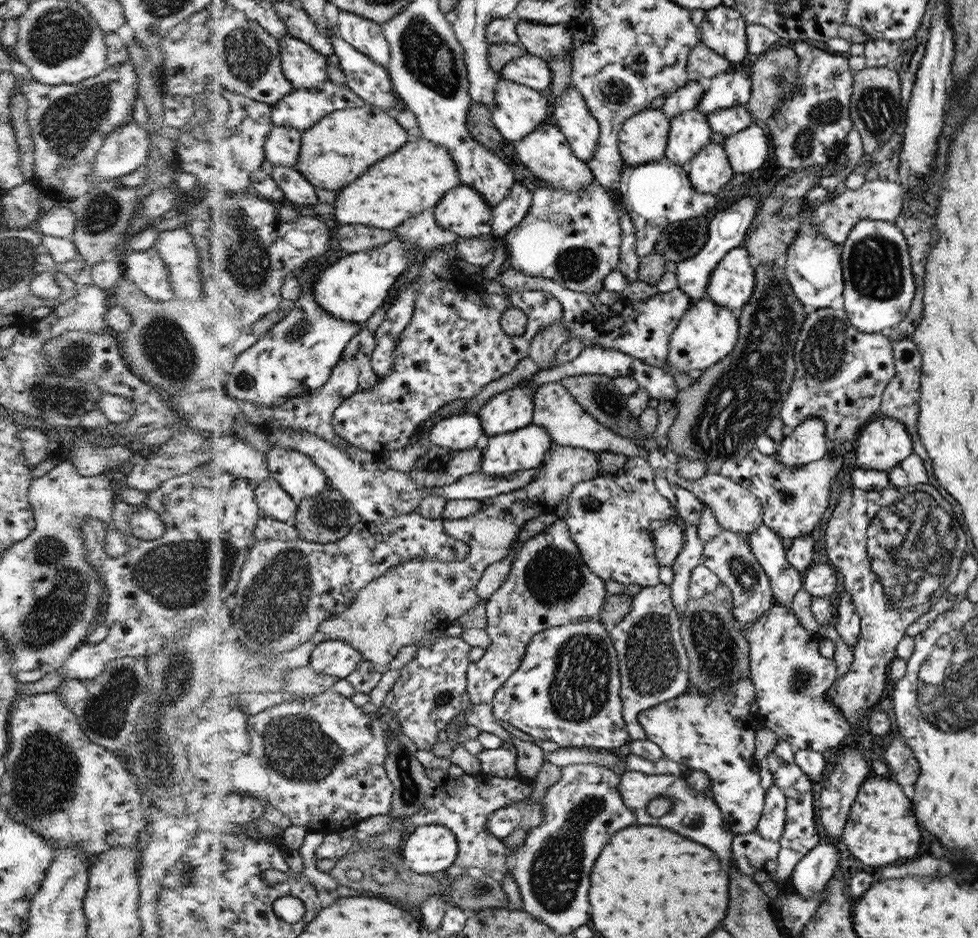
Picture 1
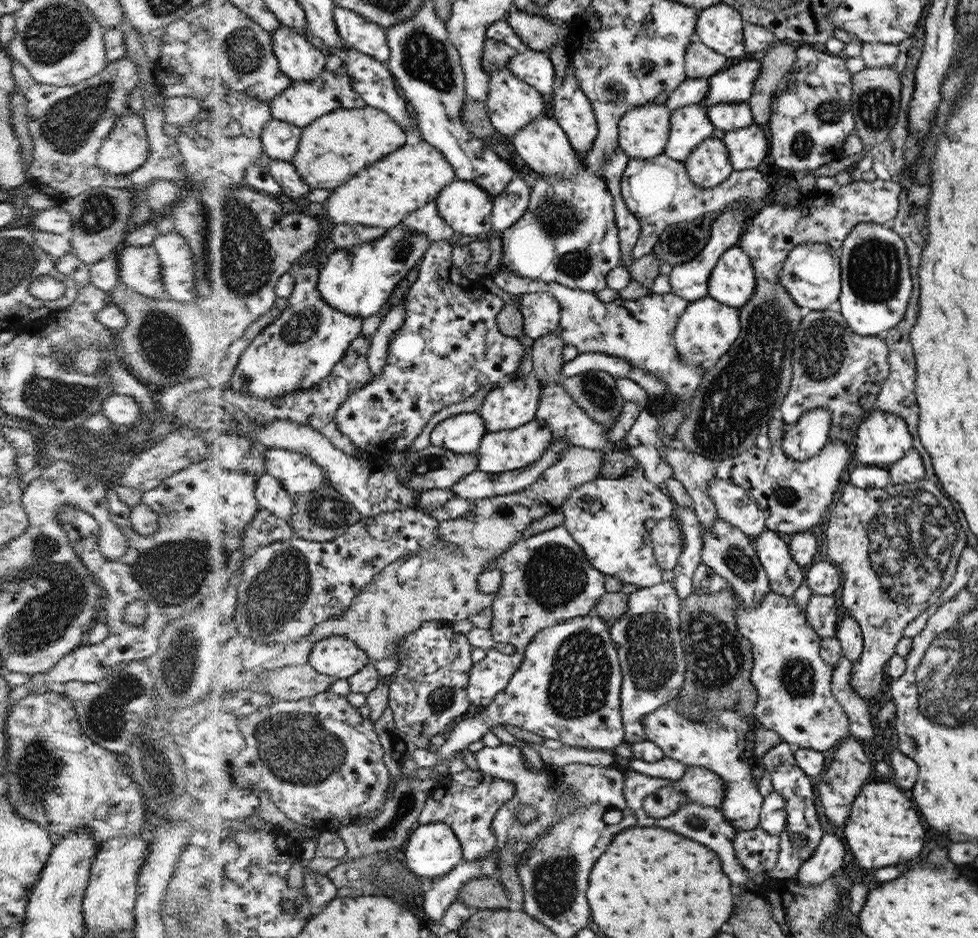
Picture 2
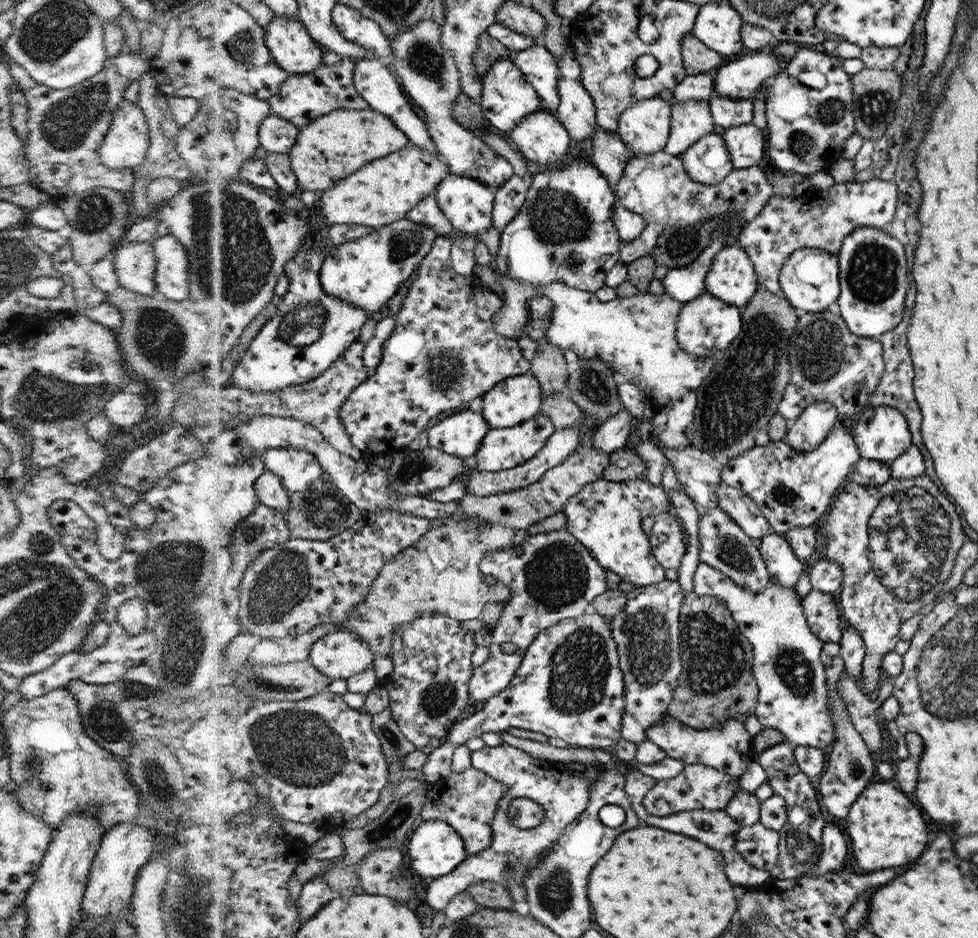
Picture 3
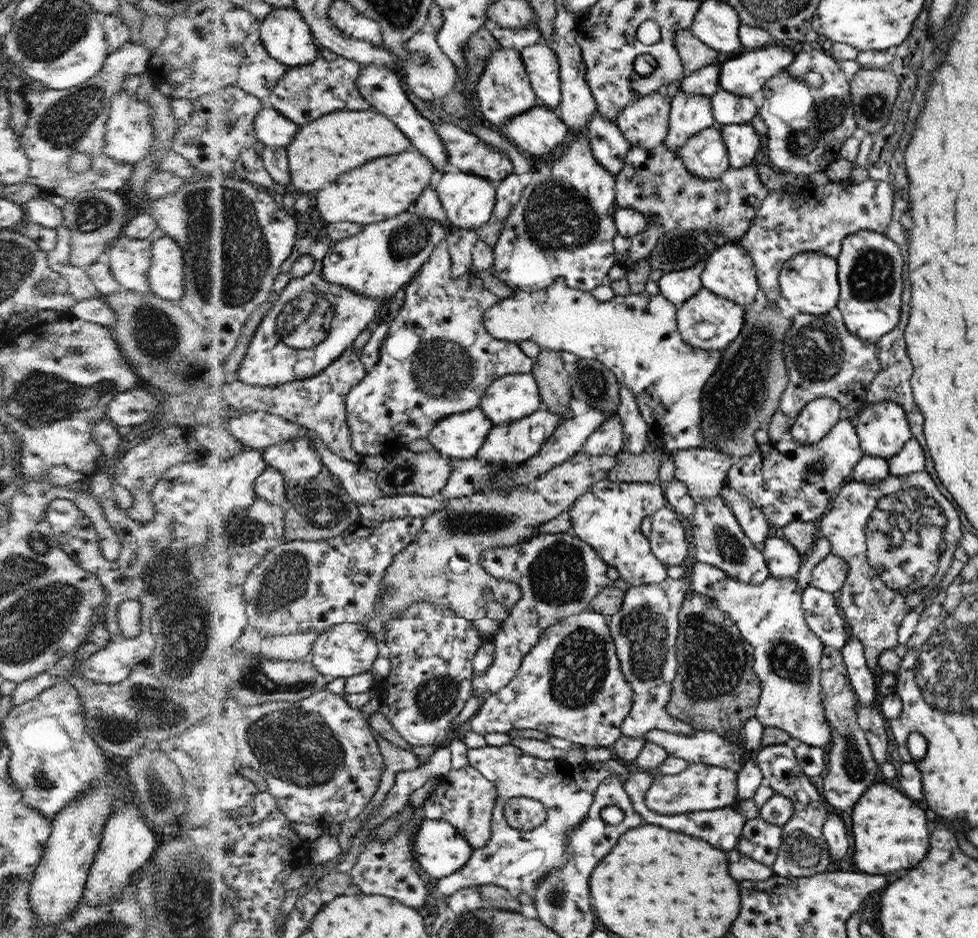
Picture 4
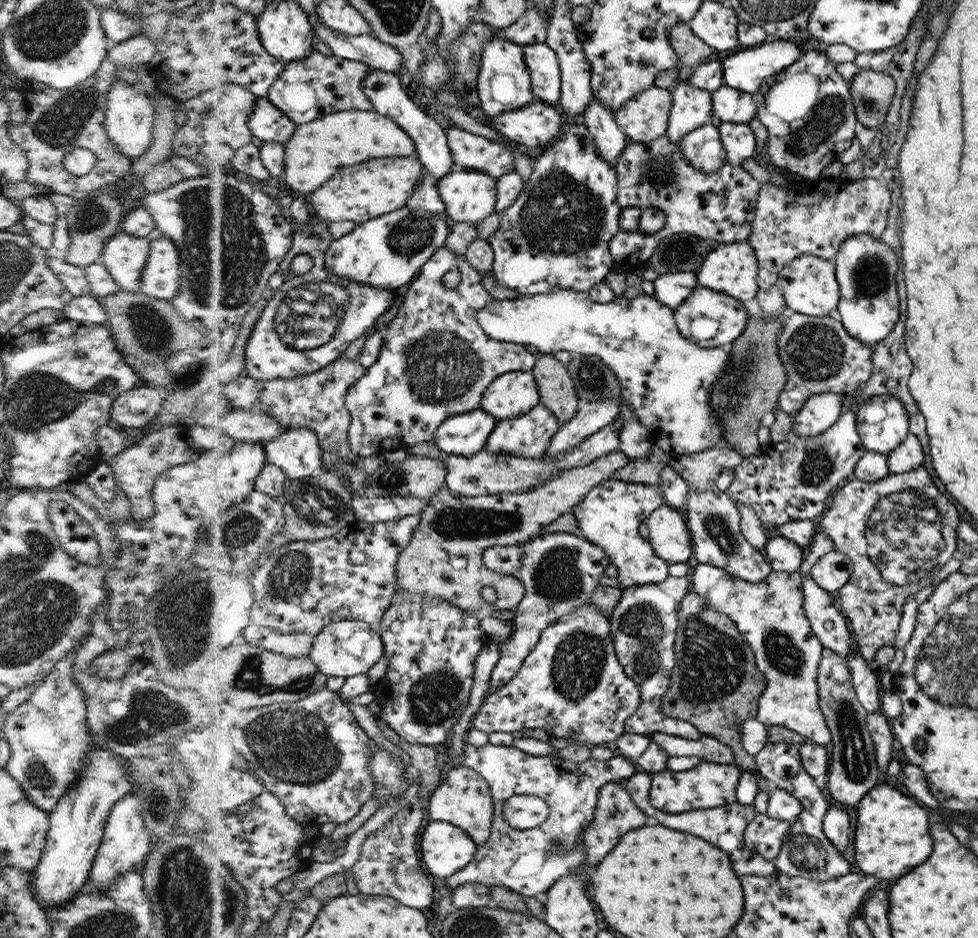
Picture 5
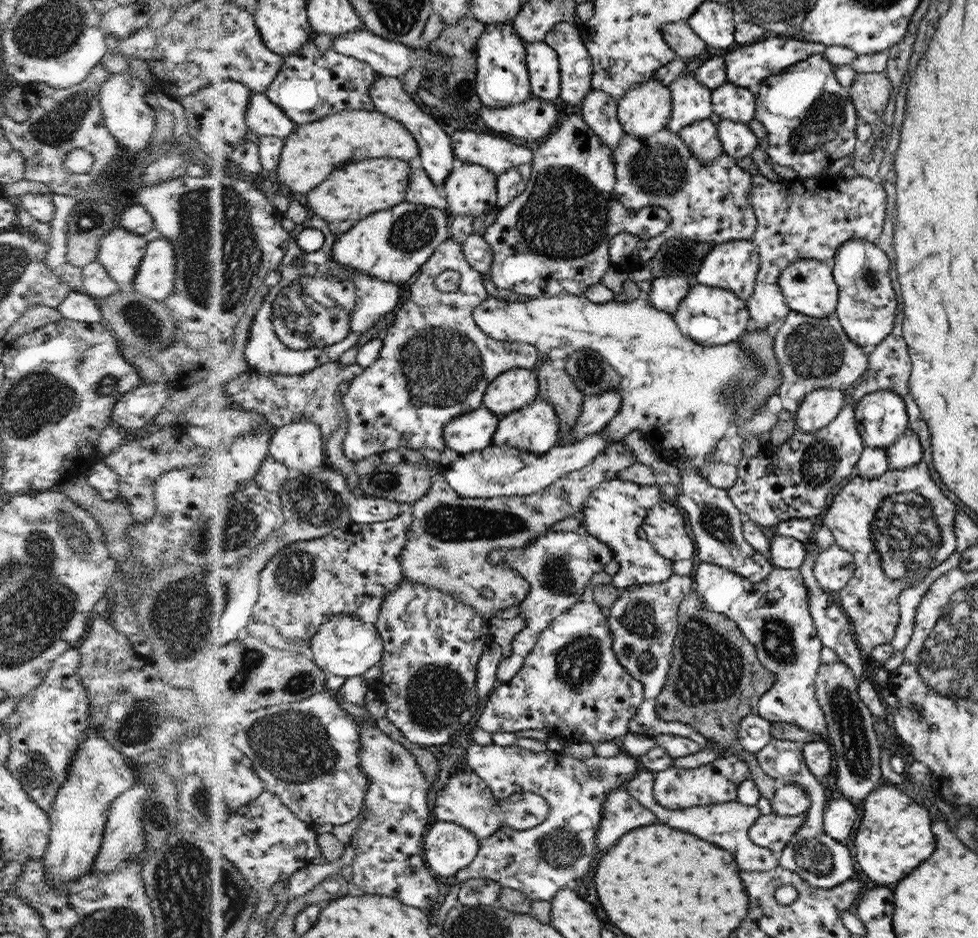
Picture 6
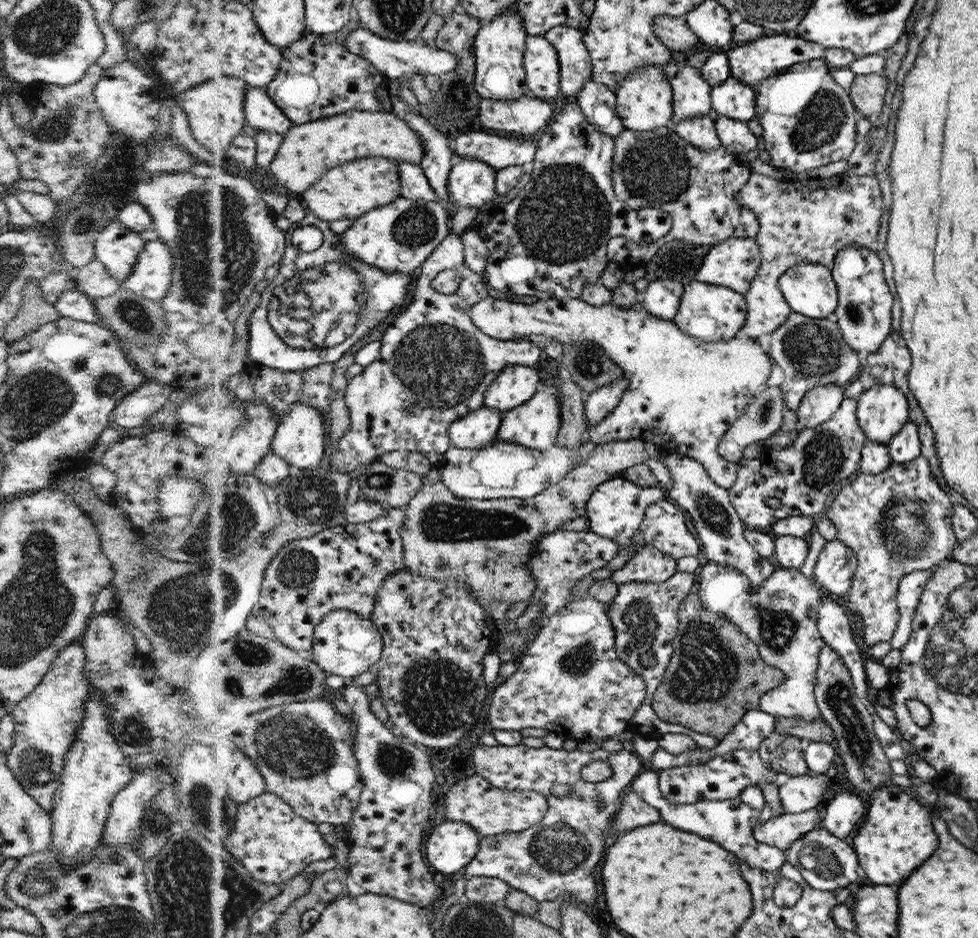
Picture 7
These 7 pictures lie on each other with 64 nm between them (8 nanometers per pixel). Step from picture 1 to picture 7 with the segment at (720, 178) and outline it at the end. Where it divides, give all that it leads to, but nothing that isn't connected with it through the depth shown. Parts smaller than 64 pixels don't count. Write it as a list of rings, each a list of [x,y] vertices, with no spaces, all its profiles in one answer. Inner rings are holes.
[[[707,114],[673,122],[671,127],[674,128],[684,140],[695,145],[696,148],[717,150],[717,148],[722,146],[718,129],[715,127],[715,120],[710,119]]]

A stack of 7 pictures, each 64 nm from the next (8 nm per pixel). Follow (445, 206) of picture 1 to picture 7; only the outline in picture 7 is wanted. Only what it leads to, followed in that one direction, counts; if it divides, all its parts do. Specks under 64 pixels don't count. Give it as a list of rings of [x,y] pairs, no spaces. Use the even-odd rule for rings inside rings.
[[[457,157],[449,184],[450,199],[455,209],[466,208],[467,206],[479,210],[489,208],[498,195],[498,190],[495,188],[495,176],[497,174],[498,172],[492,166],[483,161]]]

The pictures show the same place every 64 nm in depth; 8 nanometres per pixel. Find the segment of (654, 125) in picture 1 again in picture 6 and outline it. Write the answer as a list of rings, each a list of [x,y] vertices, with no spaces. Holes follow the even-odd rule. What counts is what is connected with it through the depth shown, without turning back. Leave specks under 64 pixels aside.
[[[653,75],[647,82],[639,82],[617,101],[617,117],[625,133],[638,140],[649,138],[667,128],[674,98],[671,89]]]

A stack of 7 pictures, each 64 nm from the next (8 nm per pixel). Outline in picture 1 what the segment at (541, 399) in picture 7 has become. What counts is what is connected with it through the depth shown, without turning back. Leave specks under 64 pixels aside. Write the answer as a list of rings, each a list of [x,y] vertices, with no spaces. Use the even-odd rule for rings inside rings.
[[[532,424],[520,431],[490,437],[487,446],[483,448],[480,471],[488,476],[500,477],[531,470],[544,463],[543,460],[551,450],[552,444],[552,438],[548,437],[548,430]]]

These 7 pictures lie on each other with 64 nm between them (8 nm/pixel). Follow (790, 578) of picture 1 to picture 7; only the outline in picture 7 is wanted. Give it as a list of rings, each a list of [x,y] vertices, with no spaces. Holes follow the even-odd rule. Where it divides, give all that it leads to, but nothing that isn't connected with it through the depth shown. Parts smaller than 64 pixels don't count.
[[[777,536],[774,541],[772,561],[776,567],[799,569],[804,564],[809,548],[808,538]]]

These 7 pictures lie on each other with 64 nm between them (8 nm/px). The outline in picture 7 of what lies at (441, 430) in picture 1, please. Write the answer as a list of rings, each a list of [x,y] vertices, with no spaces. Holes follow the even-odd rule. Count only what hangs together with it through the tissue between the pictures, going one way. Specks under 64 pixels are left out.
[[[483,406],[470,411],[455,424],[452,424],[452,443],[458,448],[482,448],[498,439],[503,415],[500,411]]]

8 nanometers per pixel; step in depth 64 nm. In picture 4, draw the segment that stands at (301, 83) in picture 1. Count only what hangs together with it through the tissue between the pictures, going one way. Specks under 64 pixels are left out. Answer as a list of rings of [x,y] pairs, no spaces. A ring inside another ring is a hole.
[[[275,8],[262,23],[263,41],[273,57],[289,67],[305,66],[319,59],[320,44],[312,26],[295,8]]]

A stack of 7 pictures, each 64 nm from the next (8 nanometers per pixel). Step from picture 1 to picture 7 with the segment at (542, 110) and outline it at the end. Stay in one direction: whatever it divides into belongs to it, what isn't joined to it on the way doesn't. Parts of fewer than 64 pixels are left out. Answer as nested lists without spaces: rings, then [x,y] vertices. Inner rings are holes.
[[[518,2],[492,21],[484,22],[477,30],[474,38],[475,89],[481,98],[502,102],[523,98],[524,92],[529,89],[523,64],[527,33],[524,17],[520,17]]]

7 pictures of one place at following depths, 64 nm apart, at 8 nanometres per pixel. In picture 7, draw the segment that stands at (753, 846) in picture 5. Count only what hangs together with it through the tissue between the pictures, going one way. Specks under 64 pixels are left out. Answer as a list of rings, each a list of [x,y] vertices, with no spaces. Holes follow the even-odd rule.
[[[817,807],[798,814],[772,815],[766,822],[754,826],[754,838],[770,847],[787,850],[809,830],[823,827],[822,812],[823,809]]]

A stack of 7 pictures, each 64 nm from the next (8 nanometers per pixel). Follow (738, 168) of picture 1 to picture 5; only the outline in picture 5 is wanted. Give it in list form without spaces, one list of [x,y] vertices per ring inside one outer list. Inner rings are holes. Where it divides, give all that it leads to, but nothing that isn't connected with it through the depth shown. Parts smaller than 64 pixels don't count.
[[[722,122],[719,133],[730,165],[741,165],[742,162],[753,156],[756,150],[756,137],[748,124]]]

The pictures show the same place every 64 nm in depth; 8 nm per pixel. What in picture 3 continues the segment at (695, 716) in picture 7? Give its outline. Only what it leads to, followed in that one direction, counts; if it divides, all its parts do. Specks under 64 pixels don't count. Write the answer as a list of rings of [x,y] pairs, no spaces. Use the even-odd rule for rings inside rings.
[[[691,593],[691,594],[683,596],[683,612],[681,611],[681,615],[679,616],[679,628],[681,630],[681,636],[682,636],[684,667],[683,667],[681,678],[679,680],[679,686],[677,686],[676,688],[675,699],[671,700],[671,703],[669,704],[669,707],[667,708],[666,712],[670,713],[673,717],[680,719],[685,725],[690,725],[692,728],[697,728],[697,729],[707,729],[707,728],[714,729],[715,726],[723,725],[728,719],[736,719],[736,720],[744,722],[750,715],[755,714],[755,708],[758,706],[759,685],[754,675],[754,646],[751,644],[750,641],[747,640],[746,637],[743,636],[743,634],[740,634],[740,630],[738,630],[738,626],[736,626],[736,622],[732,620],[732,616],[730,616],[730,612],[726,610],[726,603],[723,600],[720,600],[720,598],[708,598],[708,595],[702,595],[702,598],[696,598],[696,602],[692,602],[692,597],[691,597],[692,595],[696,595],[696,594]]]

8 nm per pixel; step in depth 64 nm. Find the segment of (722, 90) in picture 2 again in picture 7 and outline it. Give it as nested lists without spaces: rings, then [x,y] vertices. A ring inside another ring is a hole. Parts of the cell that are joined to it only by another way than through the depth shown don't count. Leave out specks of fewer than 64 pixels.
[[[767,33],[764,36],[745,44],[733,45],[726,49],[730,65],[730,76],[737,78],[748,86],[756,87],[761,80],[777,75],[784,70],[789,70],[814,59],[822,59],[825,48],[817,42],[800,38],[790,37],[780,33]]]

